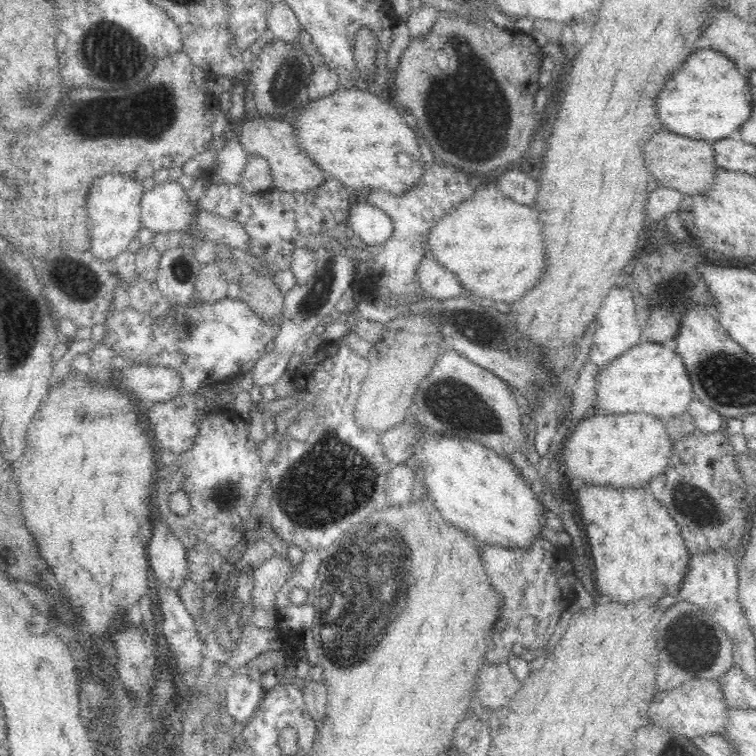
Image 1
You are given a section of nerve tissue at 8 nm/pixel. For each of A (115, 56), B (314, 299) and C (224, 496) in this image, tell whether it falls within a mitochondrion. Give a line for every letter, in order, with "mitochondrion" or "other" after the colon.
A: mitochondrion
B: mitochondrion
C: mitochondrion

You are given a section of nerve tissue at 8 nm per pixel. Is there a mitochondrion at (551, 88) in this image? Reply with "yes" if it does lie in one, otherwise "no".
no

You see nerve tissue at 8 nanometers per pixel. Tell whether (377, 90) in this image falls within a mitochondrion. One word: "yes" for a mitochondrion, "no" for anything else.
no

